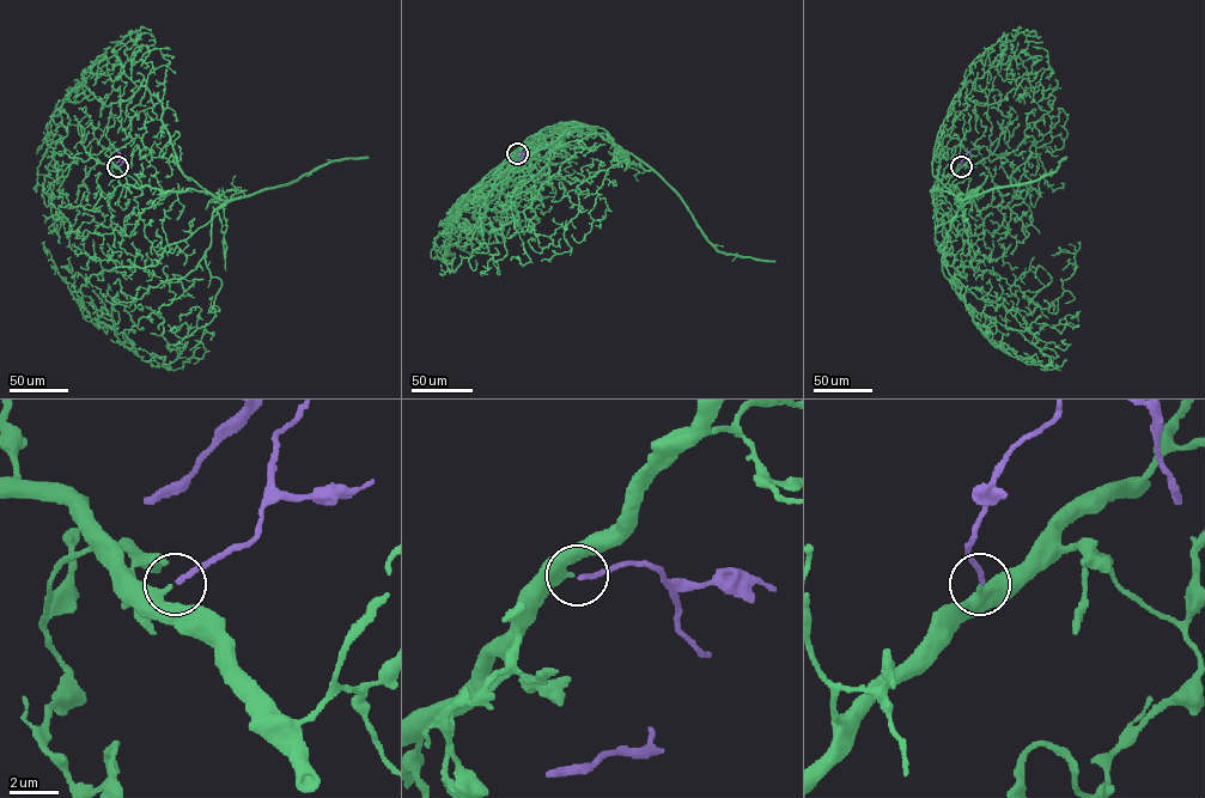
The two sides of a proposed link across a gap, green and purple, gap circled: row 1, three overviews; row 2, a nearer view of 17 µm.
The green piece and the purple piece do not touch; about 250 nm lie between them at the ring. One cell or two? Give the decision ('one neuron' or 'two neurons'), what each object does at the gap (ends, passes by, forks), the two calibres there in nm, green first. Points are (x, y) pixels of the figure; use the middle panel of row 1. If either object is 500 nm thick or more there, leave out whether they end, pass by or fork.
one neuron | green ends | purple ends | 400/200 nm

